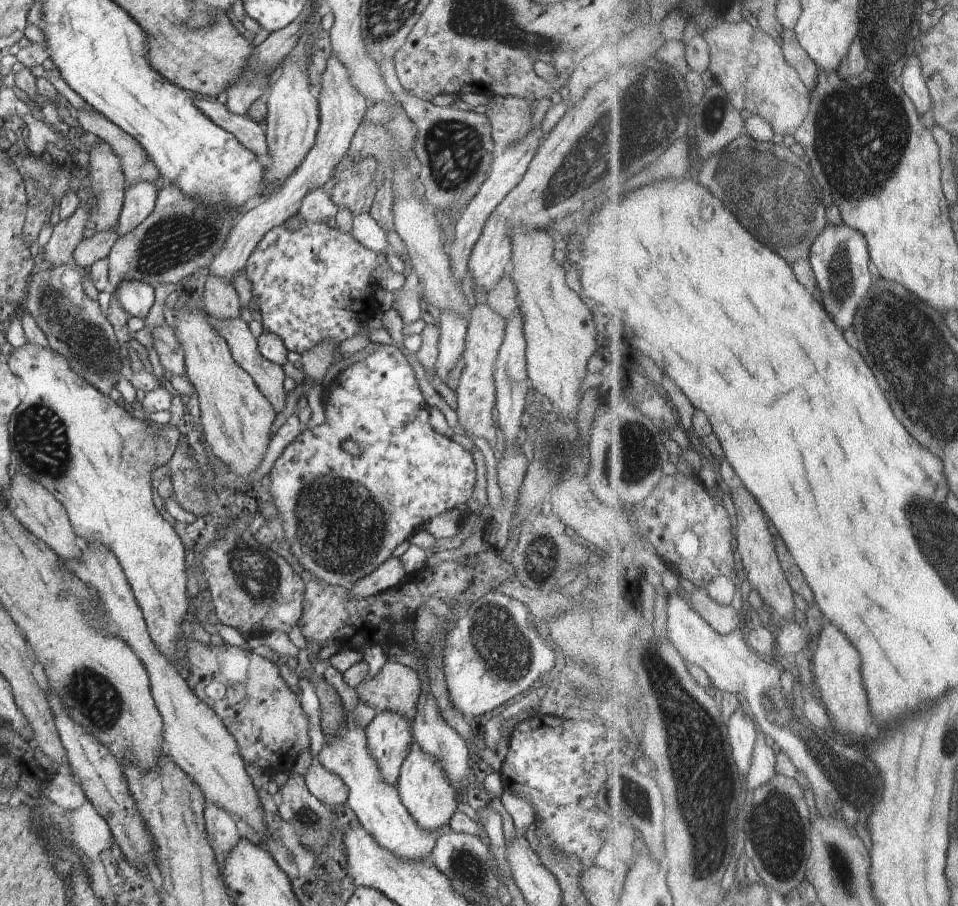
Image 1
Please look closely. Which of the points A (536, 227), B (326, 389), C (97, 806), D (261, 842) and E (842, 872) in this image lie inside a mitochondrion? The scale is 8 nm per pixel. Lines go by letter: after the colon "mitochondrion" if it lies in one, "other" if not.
A: other
B: other
C: other
D: other
E: mitochondrion

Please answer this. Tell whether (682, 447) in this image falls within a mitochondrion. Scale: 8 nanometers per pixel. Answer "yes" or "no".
no

